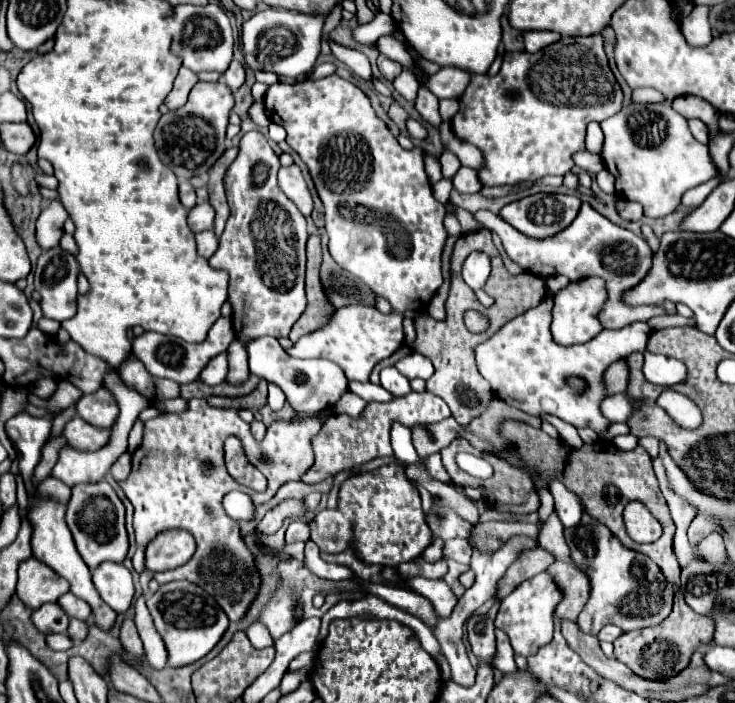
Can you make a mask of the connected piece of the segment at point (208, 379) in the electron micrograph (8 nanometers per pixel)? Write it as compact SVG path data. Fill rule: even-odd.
M228 351L220 353L204 367L204 373L200 373L200 381L204 381L206 385L218 385L226 379L226 375L228 375Z

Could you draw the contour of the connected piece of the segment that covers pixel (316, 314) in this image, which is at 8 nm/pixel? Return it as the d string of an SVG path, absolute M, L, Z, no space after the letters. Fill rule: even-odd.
M320 237L308 239L308 265L306 265L306 297L308 307L296 321L296 325L290 331L290 341L298 341L302 335L308 335L320 327L324 327L330 317L334 315L334 307L330 305L324 287L320 283L320 263L322 263L322 251L320 251Z

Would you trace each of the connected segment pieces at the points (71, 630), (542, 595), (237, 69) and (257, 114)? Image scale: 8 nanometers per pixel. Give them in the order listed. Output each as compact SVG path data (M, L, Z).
M72 619L70 621L70 627L68 627L68 635L78 643L78 641L84 641L86 635L88 635L88 623L86 621L80 621L80 619Z
M548 571L538 573L530 579L526 579L524 583L520 583L510 595L506 595L500 601L500 609L496 615L496 627L502 629L512 643L512 649L518 655L534 655L542 645L552 641L552 633L554 633L554 611L558 607L558 603L564 599L564 593L560 591L560 587L554 583L552 575Z
M232 61L230 67L228 67L228 71L224 73L224 81L230 87L230 91L240 89L242 83L244 83L244 65L238 63L238 61Z
M256 101L256 103L250 107L250 117L252 117L252 121L254 121L256 125L270 125L270 119L268 119L268 115L266 115L266 111L264 111L264 105L262 105L260 101Z

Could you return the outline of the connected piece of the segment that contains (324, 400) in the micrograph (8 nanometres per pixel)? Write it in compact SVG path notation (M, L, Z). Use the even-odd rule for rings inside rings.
M256 337L246 343L248 353L248 367L250 373L264 377L266 381L276 383L284 393L286 401L296 411L322 411L332 409L334 403L342 397L342 393L348 389L348 381L344 371L328 361L328 359L294 359L284 353L276 337Z

